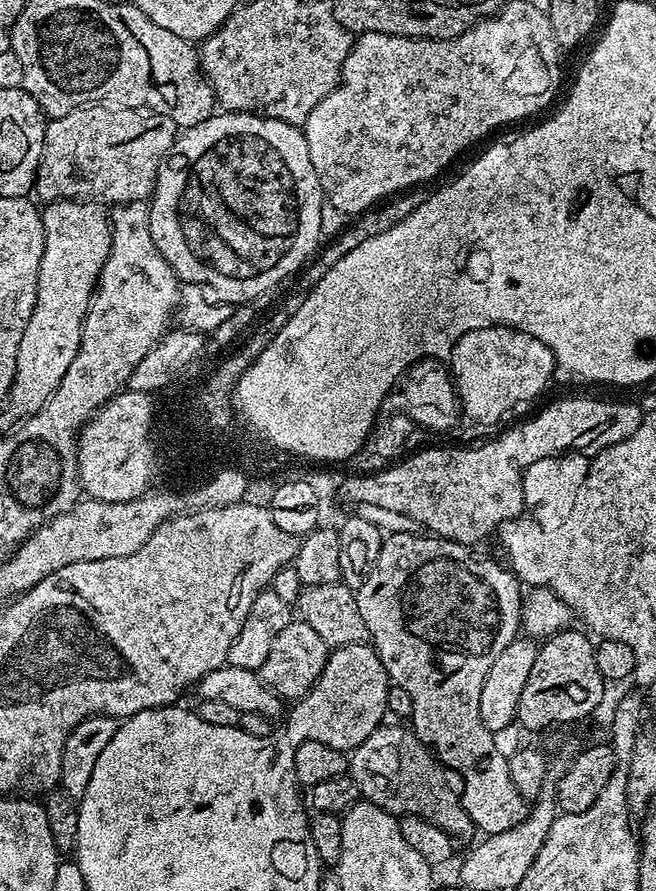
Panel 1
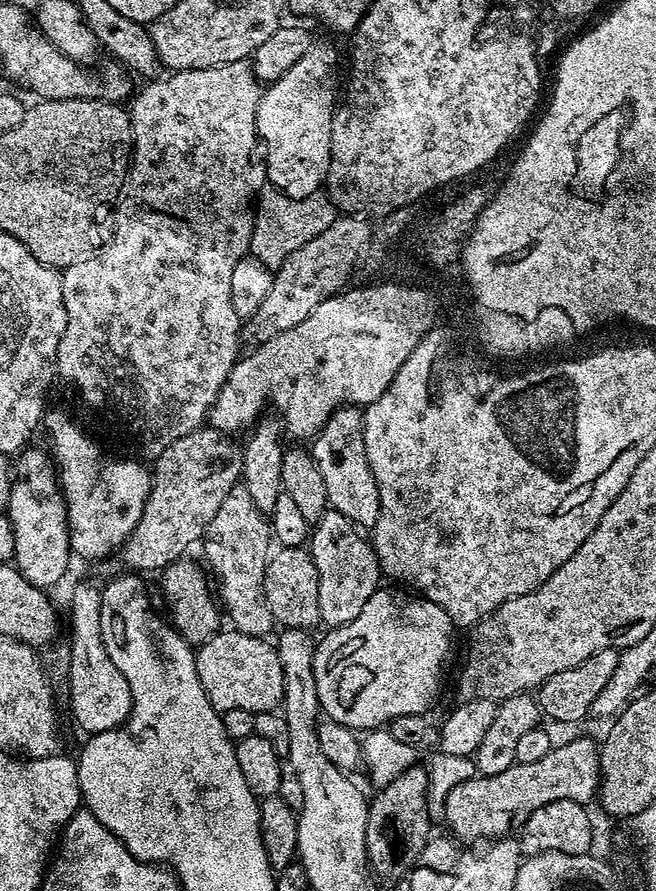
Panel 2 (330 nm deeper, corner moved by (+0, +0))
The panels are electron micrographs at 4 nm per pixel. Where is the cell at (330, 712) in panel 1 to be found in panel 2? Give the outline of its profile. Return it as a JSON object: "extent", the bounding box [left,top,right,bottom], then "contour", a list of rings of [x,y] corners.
{"extent":[314,588,456,732],"contour":[[[379,588],[370,596],[366,605],[362,606],[362,611],[353,622],[343,624],[342,627],[329,629],[326,636],[315,645],[314,654],[314,680],[318,690],[320,709],[323,715],[332,721],[338,722],[356,732],[368,732],[379,729],[393,720],[395,717],[402,717],[404,714],[427,713],[433,704],[440,690],[440,676],[444,668],[444,662],[449,658],[452,650],[452,634],[456,632],[452,619],[440,606],[435,606],[429,600],[418,596],[413,596],[404,592],[394,592]]]}

